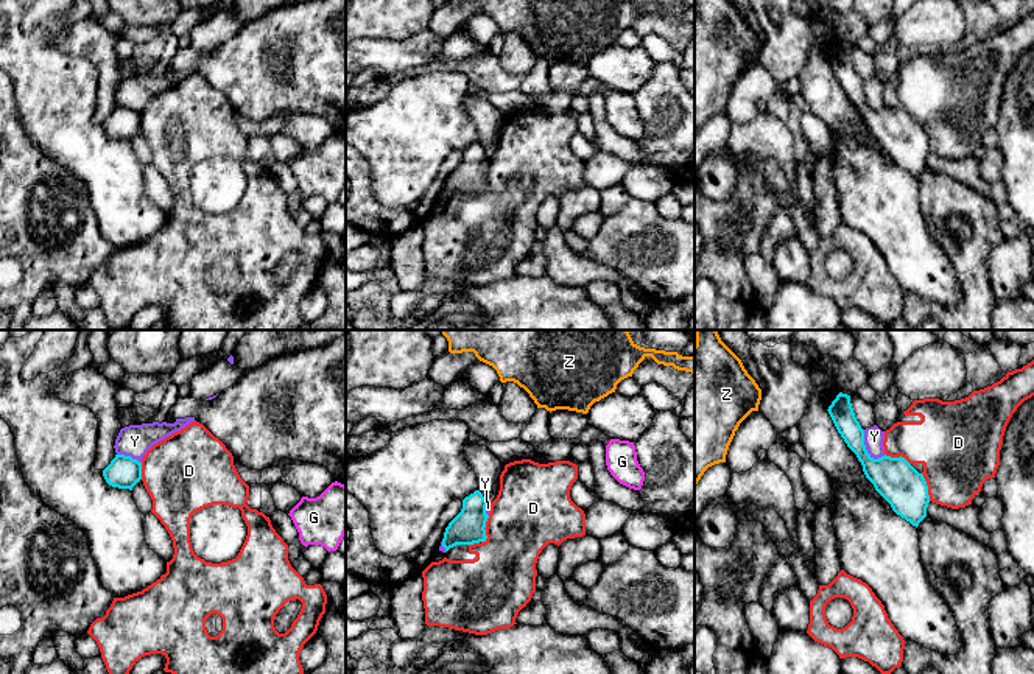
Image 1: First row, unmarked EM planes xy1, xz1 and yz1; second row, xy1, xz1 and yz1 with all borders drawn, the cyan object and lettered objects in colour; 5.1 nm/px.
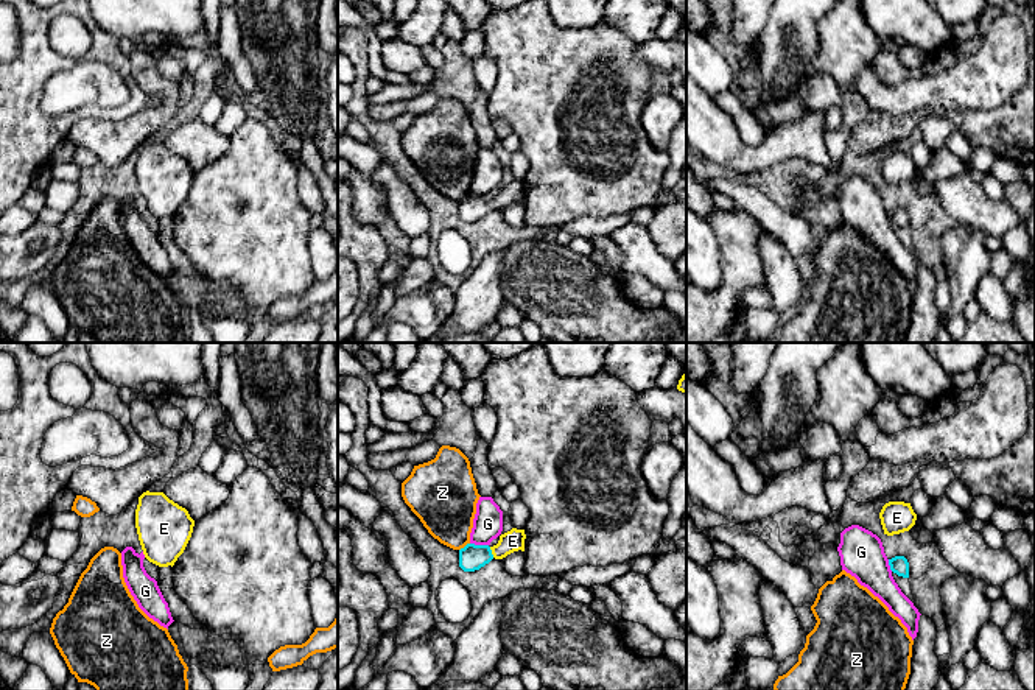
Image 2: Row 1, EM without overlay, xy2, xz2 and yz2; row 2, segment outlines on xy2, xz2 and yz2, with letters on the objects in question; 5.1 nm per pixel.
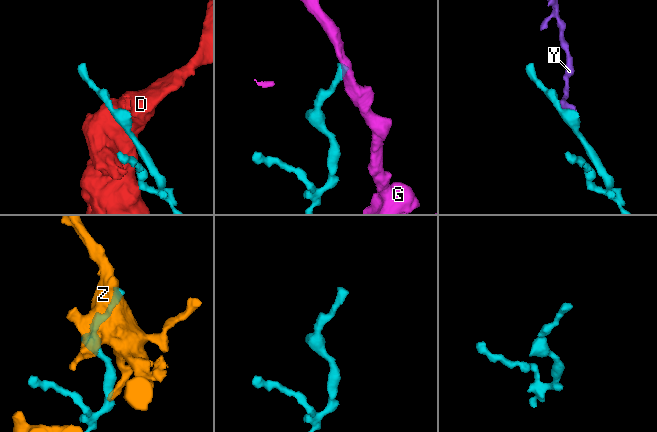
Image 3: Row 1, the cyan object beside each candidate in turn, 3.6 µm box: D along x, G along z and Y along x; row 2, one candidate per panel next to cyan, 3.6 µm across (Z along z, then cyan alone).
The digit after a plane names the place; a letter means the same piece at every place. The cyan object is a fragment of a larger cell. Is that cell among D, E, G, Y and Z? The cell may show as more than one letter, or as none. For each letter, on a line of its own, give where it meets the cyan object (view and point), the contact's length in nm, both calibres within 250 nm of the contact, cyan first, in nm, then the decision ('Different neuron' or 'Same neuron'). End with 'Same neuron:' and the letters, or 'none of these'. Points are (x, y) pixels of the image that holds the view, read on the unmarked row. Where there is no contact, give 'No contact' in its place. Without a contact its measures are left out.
D: Touches cyan at xz1 (485, 181). Shared border 150 nm. Thickness 170 nm (cyan) against 380 nm. Different neuron
E: Touches cyan at xz2 (491, 203). Shared border 60 nm. Thickness 130 nm (cyan) against 110 nm. Same neuron
G: Touches cyan at xz2 (480, 197). Shared border 100 nm. Thickness 130 nm (cyan) against 160 nm. Different neuron
Y: Touches cyan at yz1 (865, 100). Shared border 180 nm. Thickness 220 nm (cyan) against 100 nm. Different neuron
Z: Touches cyan at xz2 (466, 197). Shared border 70 nm. Thickness 130 nm (cyan) against 320 nm. Different neuron
Same neuron: E

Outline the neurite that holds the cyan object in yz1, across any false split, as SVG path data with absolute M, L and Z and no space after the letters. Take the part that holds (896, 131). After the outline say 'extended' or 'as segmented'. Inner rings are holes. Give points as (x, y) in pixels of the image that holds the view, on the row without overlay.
M839 44L828 58L828 65L847 95L863 117L866 129L875 142L891 156L892 162L913 177L927 168L930 154L928 137L905 109L881 107L874 111L864 97L864 81L855 68L850 47Z; as segmented

